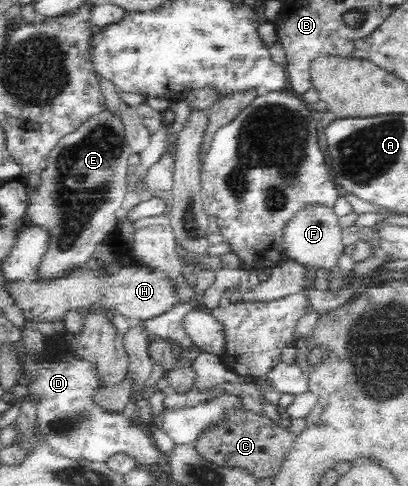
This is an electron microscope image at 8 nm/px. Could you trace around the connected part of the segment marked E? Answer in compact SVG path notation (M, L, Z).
M109 109L88 117L76 131L62 137L57 147L52 149L46 169L39 175L41 178L38 189L32 189L28 185L29 205L25 213L25 224L38 226L48 234L46 251L40 257L37 273L32 277L34 282L47 284L70 275L76 268L85 268L91 255L96 251L96 246L106 240L111 232L118 230L116 211L122 208L128 192L128 159L133 155L125 131L124 122Z

